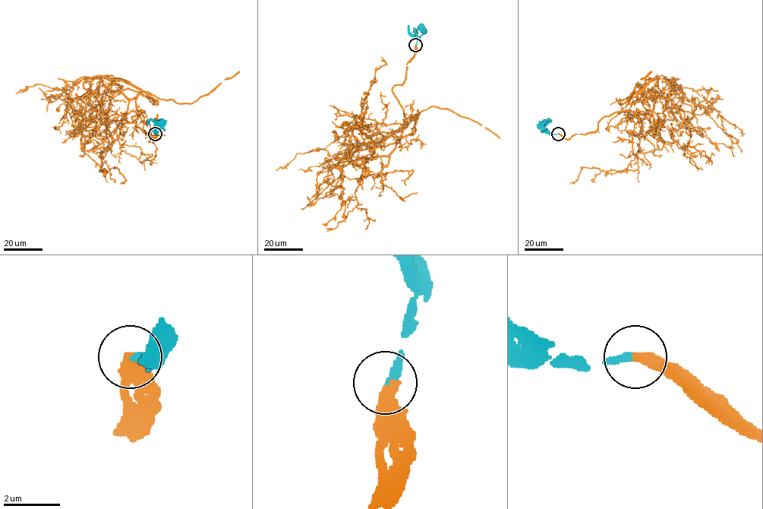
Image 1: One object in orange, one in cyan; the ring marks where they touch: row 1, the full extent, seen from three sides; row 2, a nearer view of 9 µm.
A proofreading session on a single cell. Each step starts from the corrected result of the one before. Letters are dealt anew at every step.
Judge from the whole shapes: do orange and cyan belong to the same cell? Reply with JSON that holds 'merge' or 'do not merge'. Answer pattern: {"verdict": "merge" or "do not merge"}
{"verdict": "merge"}

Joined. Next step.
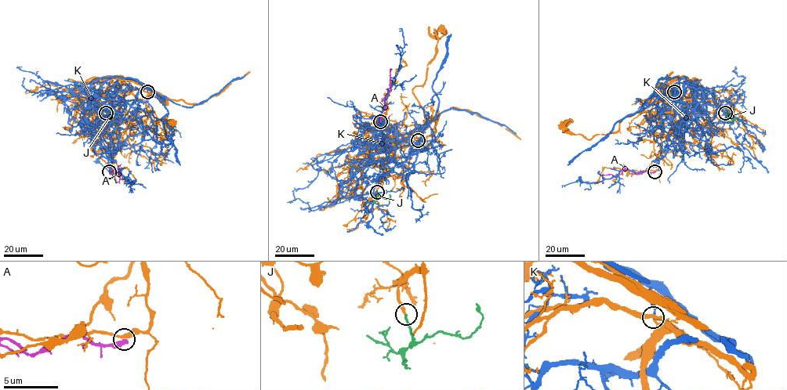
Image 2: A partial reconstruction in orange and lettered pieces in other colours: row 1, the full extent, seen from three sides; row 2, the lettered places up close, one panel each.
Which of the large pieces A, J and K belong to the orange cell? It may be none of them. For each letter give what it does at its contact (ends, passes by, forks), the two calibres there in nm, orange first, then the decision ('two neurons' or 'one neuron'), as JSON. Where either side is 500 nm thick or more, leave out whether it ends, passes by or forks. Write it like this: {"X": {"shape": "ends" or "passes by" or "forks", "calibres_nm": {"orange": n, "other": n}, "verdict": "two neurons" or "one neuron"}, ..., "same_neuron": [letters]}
{"A": {"shape": "ends", "calibres_nm": {"orange": 340, "other": 480}, "verdict": "two neurons"}, "J": {"shape": "ends", "calibres_nm": {"orange": 240, "other": 200}, "verdict": "one neuron"}, "K": {"shape": "ends", "calibres_nm": {"orange": 320, "other": 200}, "verdict": "two neurons"}, "same_neuron": ["J"]}

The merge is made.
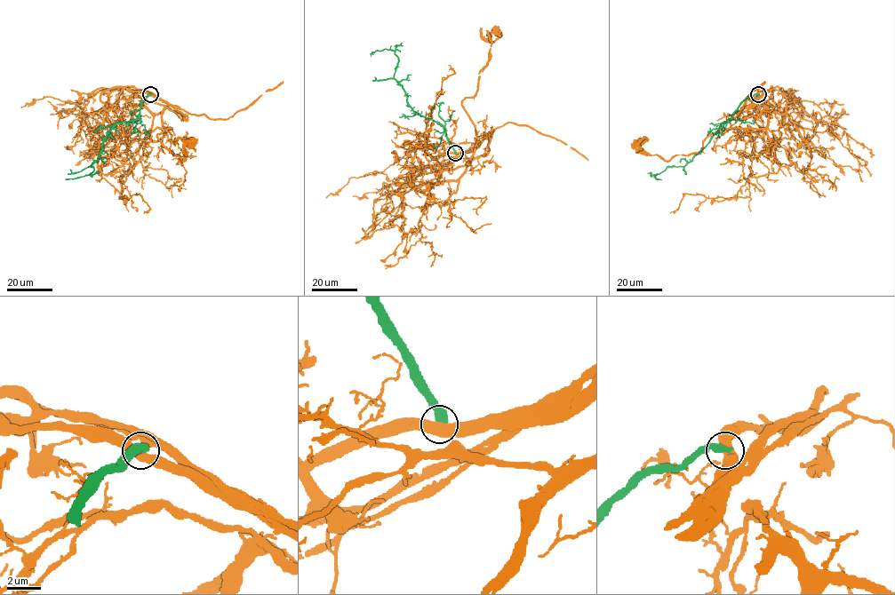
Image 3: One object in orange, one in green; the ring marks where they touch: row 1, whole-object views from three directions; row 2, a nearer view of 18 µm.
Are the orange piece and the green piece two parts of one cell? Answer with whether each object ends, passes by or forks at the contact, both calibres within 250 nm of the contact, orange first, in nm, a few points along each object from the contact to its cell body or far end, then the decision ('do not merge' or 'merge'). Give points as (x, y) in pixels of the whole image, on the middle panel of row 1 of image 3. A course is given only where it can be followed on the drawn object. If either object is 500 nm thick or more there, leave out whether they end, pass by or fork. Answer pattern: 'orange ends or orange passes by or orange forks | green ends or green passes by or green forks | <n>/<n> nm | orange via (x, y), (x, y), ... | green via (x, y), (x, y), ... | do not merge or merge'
500/500 nm | orange via (454, 152), (436, 159), (438, 181), (456, 180), (474, 151), (462, 101), (490, 51), (480, 27) | green via (454, 152), (444, 128), (409, 105), (403, 86), (394, 77), (398, 59), (395, 51), (384, 49), (371, 56) | do not merge

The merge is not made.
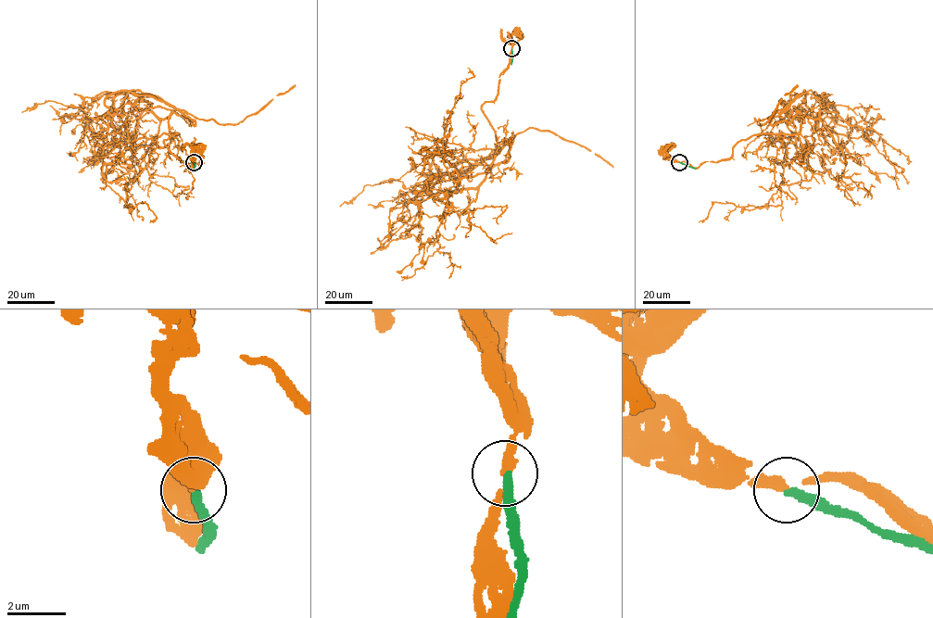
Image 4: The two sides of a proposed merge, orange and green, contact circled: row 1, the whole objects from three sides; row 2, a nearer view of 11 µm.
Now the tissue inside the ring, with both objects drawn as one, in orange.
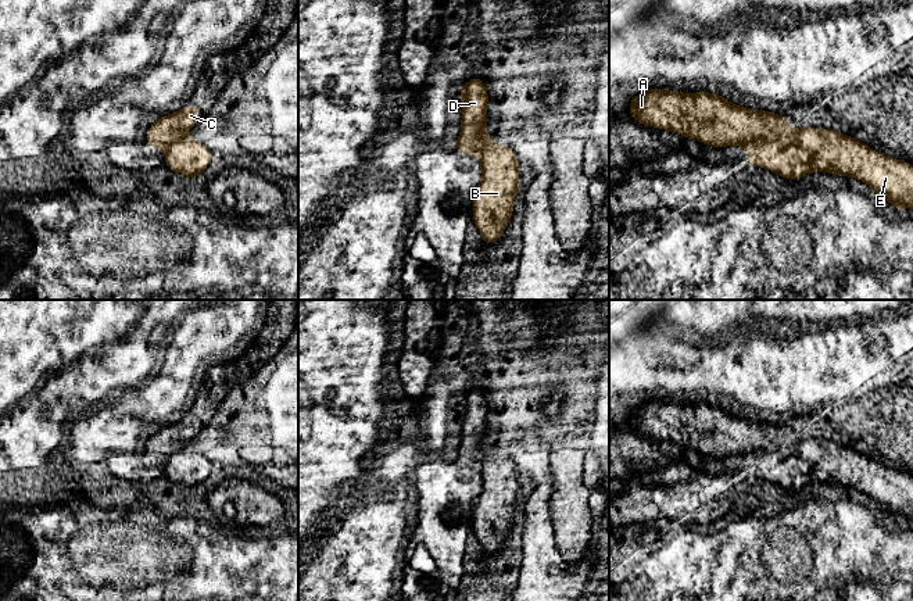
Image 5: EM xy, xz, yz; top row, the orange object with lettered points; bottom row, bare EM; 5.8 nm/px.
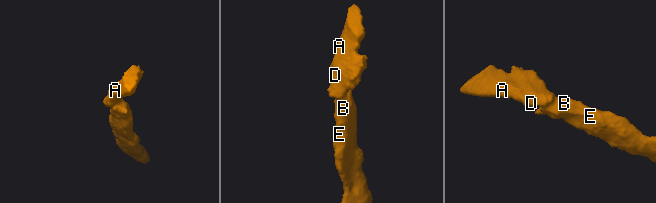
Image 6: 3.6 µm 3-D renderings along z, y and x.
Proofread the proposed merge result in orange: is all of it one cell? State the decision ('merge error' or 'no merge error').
merge error

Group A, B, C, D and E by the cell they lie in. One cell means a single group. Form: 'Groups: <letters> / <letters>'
Groups: A C D / B E

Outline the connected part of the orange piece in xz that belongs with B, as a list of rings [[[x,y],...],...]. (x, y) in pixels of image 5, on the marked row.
[[[487,136],[480,157],[481,180],[475,189],[472,219],[484,244],[498,243],[513,212],[520,189],[515,150]]]

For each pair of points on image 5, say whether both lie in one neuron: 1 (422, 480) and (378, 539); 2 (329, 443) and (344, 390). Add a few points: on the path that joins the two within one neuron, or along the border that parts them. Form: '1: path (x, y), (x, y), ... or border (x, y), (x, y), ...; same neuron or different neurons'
1: border (437, 460), (425, 460), (418, 467), (412, 482); different neurons
2: border (344, 421), (336, 430), (312, 435); different neurons

